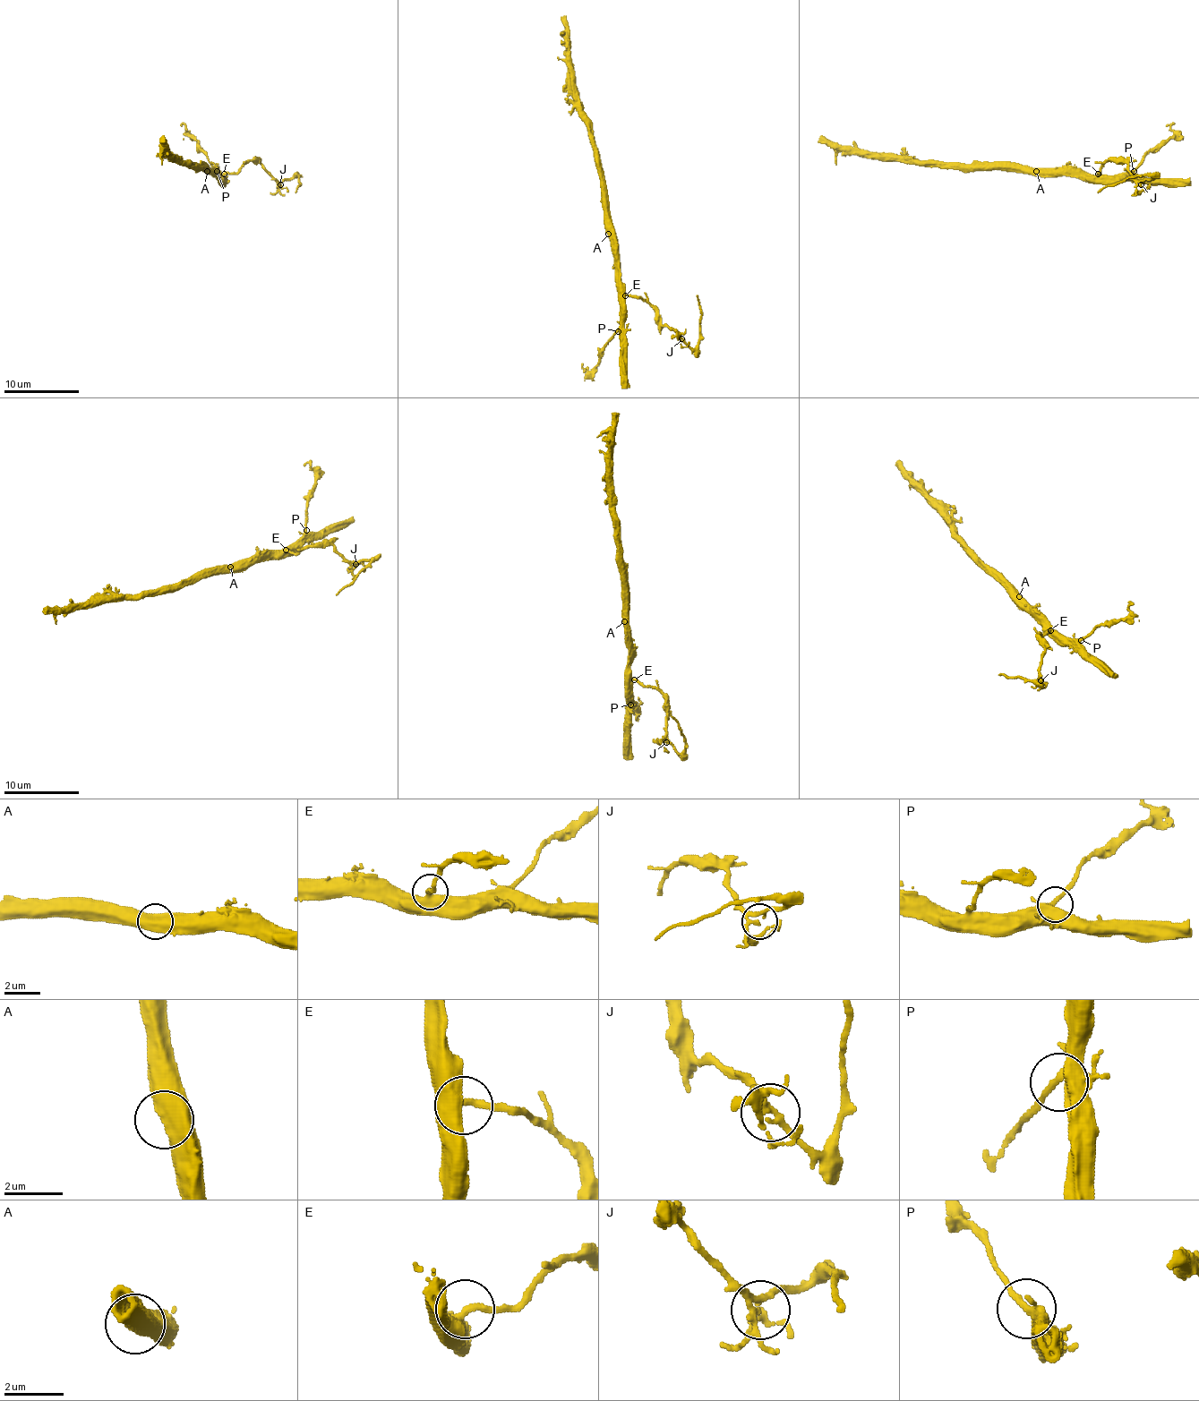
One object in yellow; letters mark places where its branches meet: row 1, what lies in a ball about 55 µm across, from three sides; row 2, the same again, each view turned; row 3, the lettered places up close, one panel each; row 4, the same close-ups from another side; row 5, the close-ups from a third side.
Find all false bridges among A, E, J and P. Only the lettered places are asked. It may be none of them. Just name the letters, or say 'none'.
none

